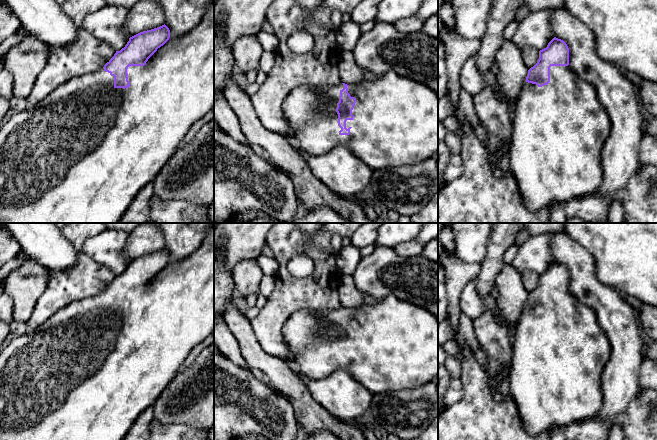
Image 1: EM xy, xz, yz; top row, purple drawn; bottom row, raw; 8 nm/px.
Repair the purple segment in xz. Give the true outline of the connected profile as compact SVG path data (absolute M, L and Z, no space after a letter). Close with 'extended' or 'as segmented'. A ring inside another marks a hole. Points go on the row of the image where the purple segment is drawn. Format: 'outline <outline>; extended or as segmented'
outline M388 72L381 78L373 81L363 81L359 84L340 83L334 86L314 89L309 86L300 86L295 88L283 102L284 118L289 122L293 131L291 136L286 136L290 144L304 156L319 156L326 154L337 146L346 146L359 159L361 159L372 170L384 167L397 167L402 165L414 165L428 158L433 157L438 152L438 95L426 85L416 82L413 79L401 77L394 72Z; extended

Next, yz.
outline M554 37L546 48L539 51L537 63L528 70L526 83L513 110L510 169L518 183L525 207L537 211L553 204L563 204L575 197L596 194L603 179L602 149L610 130L611 122L595 87L570 68L567 44Z; extended

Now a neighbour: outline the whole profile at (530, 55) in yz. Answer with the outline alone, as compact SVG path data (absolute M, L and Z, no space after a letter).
M525 47L521 50L524 63L528 69L533 67L539 59L539 50L532 47Z

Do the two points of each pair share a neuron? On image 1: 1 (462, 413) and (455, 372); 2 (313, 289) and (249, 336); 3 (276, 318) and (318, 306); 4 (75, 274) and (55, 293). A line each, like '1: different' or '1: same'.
1: different
2: different
3: same
4: same

